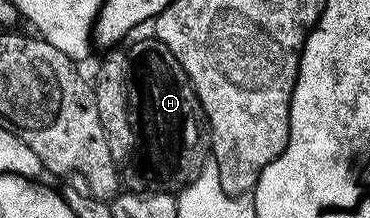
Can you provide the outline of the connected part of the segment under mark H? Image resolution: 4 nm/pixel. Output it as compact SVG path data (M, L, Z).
M148 35L144 41L136 43L132 49L129 49L127 58L131 64L131 79L134 82L131 90L131 104L133 106L133 121L137 126L137 137L139 133L139 154L135 157L135 166L131 170L126 170L125 181L132 185L132 190L145 191L147 189L152 194L162 194L164 191L179 191L191 184L195 180L200 169L203 168L209 157L209 122L206 113L203 112L203 107L200 98L197 96L197 90L191 86L191 80L187 78L187 73L179 65L177 55L173 55L173 51L169 51L169 47L165 47L165 43L161 43L159 38L154 35Z

